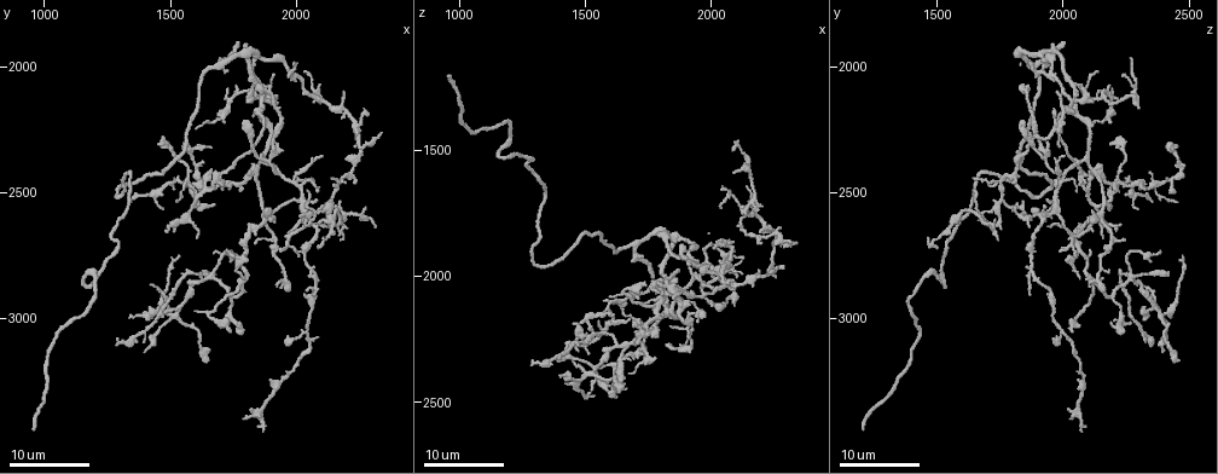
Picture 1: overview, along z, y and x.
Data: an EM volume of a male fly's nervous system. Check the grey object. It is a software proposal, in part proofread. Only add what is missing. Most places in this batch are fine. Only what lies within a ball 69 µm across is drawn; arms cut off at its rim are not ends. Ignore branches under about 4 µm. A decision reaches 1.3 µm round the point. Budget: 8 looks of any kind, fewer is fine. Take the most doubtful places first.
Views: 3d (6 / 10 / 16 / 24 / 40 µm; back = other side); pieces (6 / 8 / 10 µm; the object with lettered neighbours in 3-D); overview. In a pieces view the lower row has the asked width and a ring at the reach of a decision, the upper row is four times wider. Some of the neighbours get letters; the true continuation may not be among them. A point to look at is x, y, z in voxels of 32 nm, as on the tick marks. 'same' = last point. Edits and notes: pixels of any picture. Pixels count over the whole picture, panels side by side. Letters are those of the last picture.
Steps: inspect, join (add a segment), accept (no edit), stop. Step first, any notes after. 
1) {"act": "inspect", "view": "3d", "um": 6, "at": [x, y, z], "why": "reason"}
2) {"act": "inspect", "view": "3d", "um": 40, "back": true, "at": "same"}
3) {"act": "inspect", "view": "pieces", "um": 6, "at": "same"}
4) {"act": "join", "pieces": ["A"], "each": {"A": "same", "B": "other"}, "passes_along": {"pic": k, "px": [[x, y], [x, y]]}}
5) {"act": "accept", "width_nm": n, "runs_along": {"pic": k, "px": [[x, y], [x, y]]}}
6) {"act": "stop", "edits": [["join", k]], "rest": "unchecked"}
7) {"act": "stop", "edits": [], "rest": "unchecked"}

{"act": "inspect", "view": "3d", "um": 24, "at": [2100, 2720, 1500], "why": "an open end"}

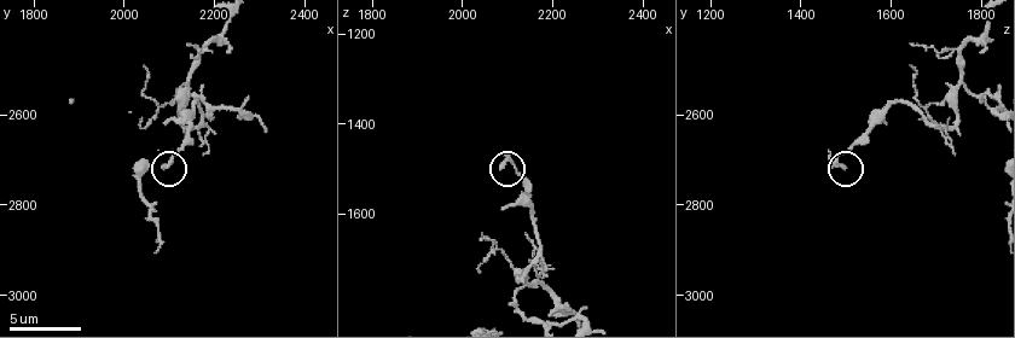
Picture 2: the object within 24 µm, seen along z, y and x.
{"act": "inspect", "view": "pieces", "um": 6, "at": [2085, 2720, 1495], "why": "see the neighbours"}

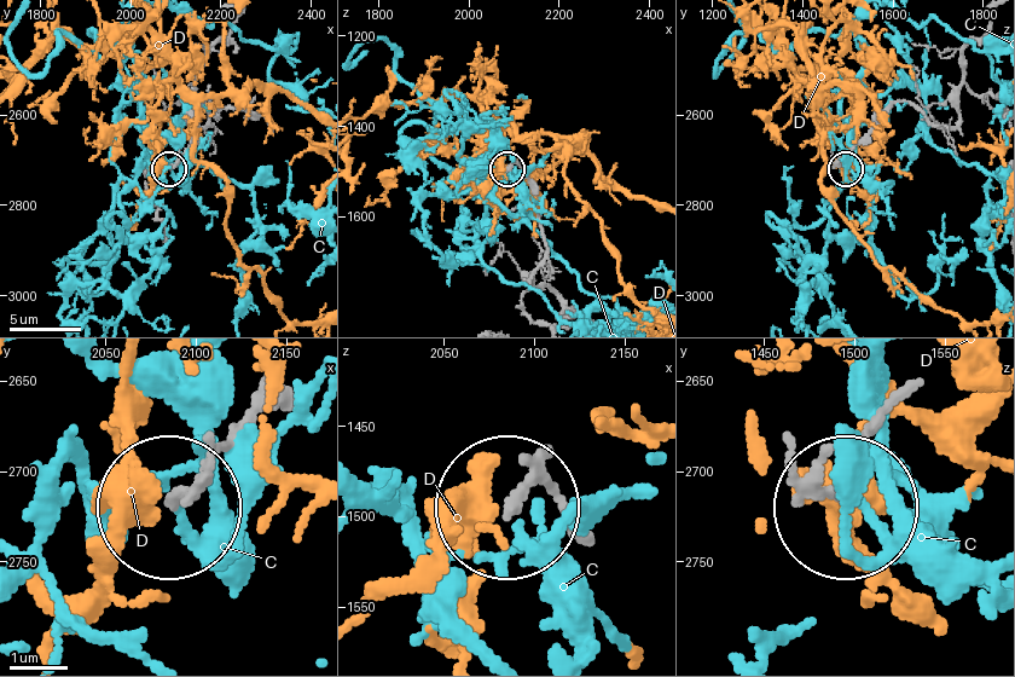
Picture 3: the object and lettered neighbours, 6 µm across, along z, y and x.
{"act": "accept", "each": {"C": "other", "D": "other"}, "found": "none of them fits"}

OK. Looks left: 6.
{"act": "inspect", "view": "3d", "um": 24, "at": [1950, 2730, 1990], "why": "tapers out"}

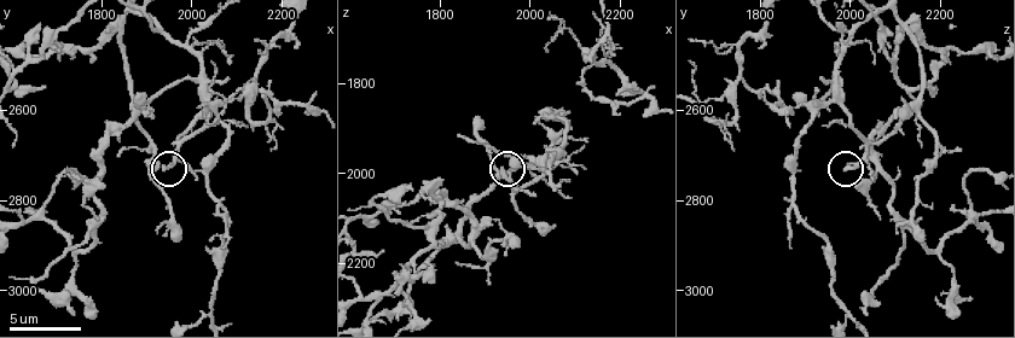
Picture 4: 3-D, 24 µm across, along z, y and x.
{"act": "inspect", "view": "pieces", "um": 8, "at": [1940, 2725, 1990], "why": "what lies round it"}

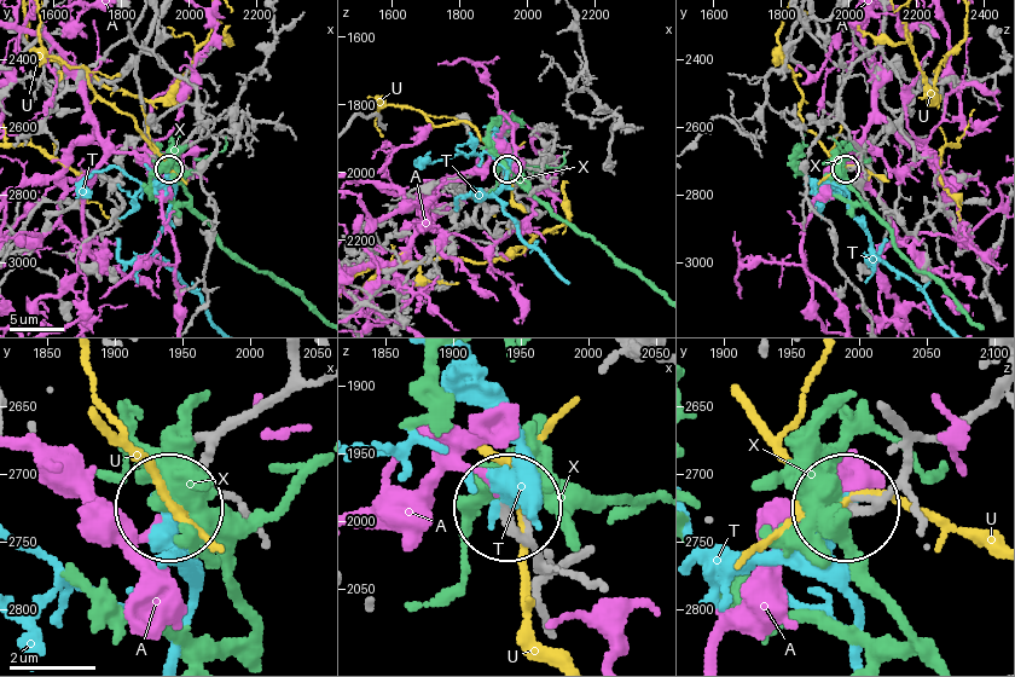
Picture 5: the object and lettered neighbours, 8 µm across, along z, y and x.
{"act": "accept", "each": {"A": "other", "T": "other", "U": "other", "X": "other"}, "found": "no lettered segment goes on from it"}

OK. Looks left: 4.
{"act": "inspect", "view": "pieces", "um": 10, "at": [1970, 2880, 2155], "why": "an open end"}

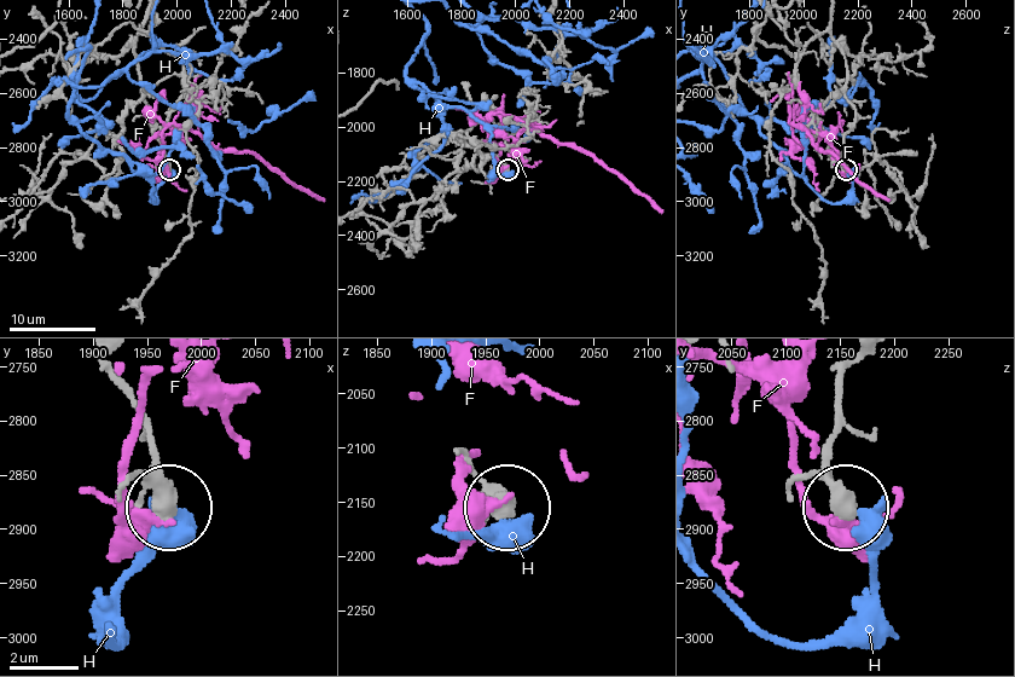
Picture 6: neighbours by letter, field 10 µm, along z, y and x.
{"act": "accept", "each": {"F": "other", "H": "other"}, "runs_along": {"pic": 6, "px": [[856, 364], [841, 382], [829, 443], [829, 486], [844, 509]]}, "found": "none of them fits"}

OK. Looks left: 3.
{"act": "inspect", "view": "pieces", "um": 8, "at": [1790, 3055, 2220], "why": "free end"}

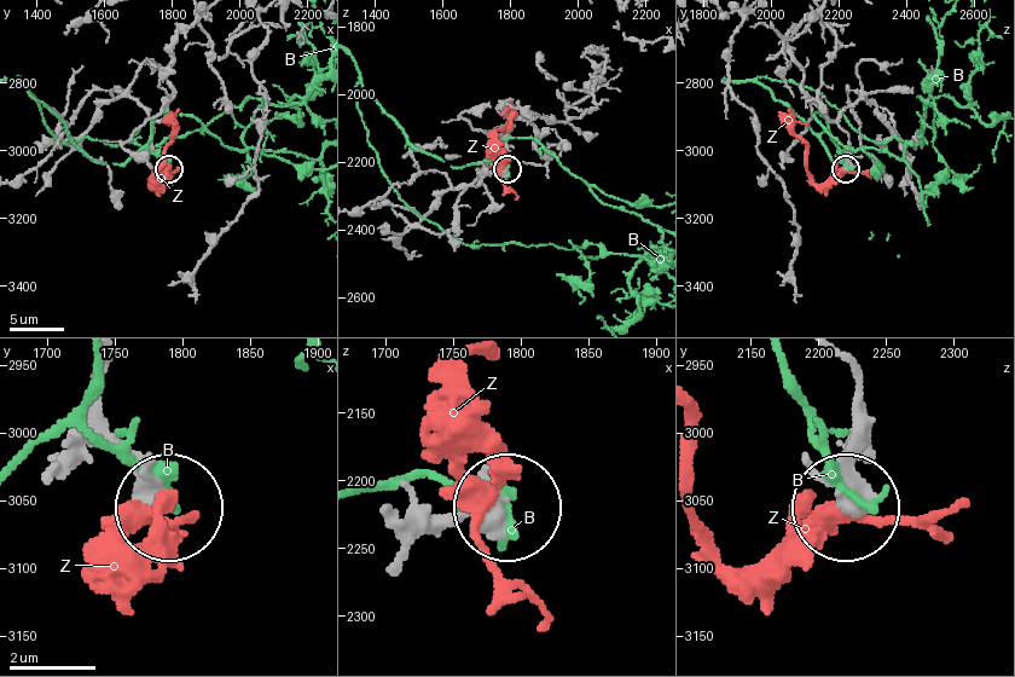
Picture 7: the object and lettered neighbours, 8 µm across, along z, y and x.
{"act": "accept", "each": {"B": "other", "Z": "other"}, "runs_along": {"pic": 7, "px": [[442, 518], [504, 510]]}, "found": "no lettered segment goes on from it"}

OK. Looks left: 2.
{"act": "stop", "edits": [], "rest": "unchecked"}

